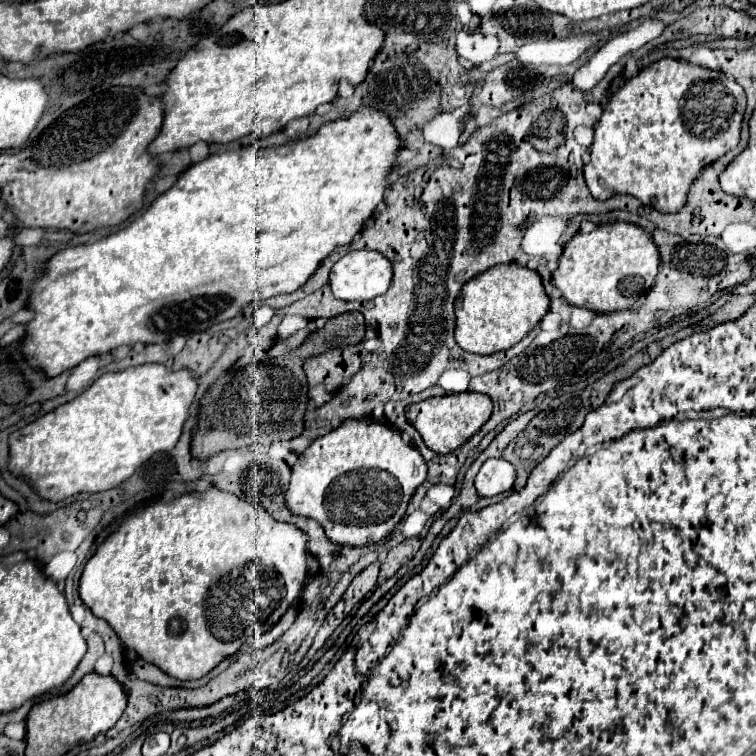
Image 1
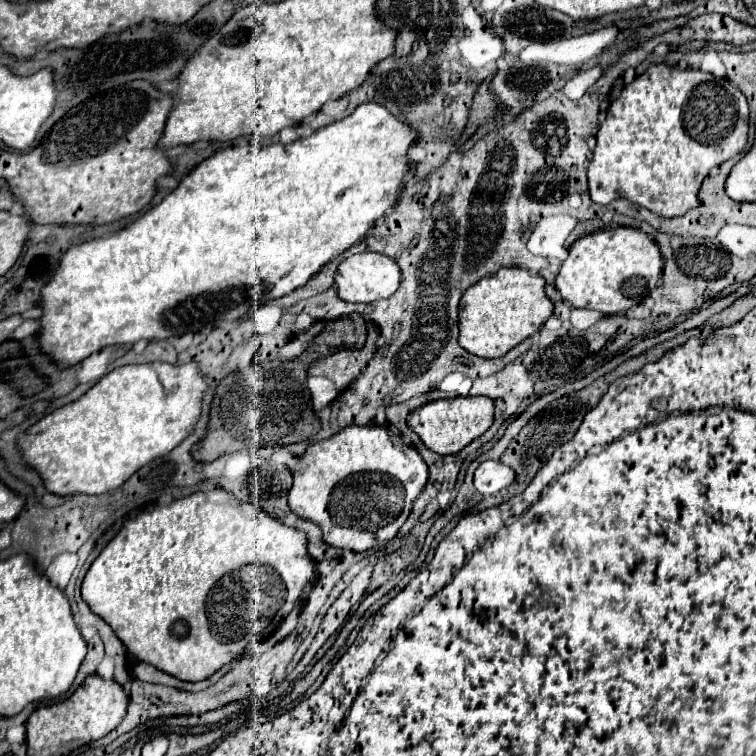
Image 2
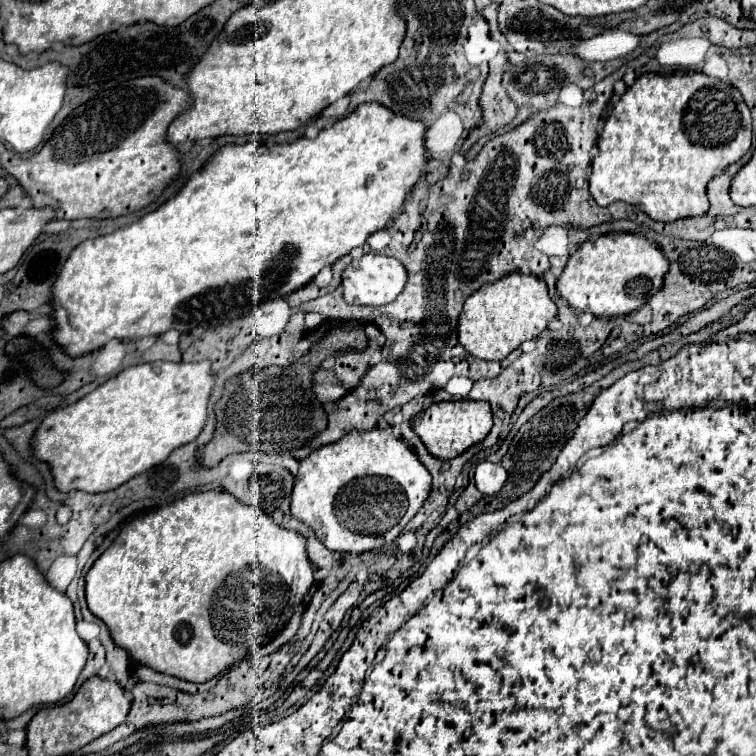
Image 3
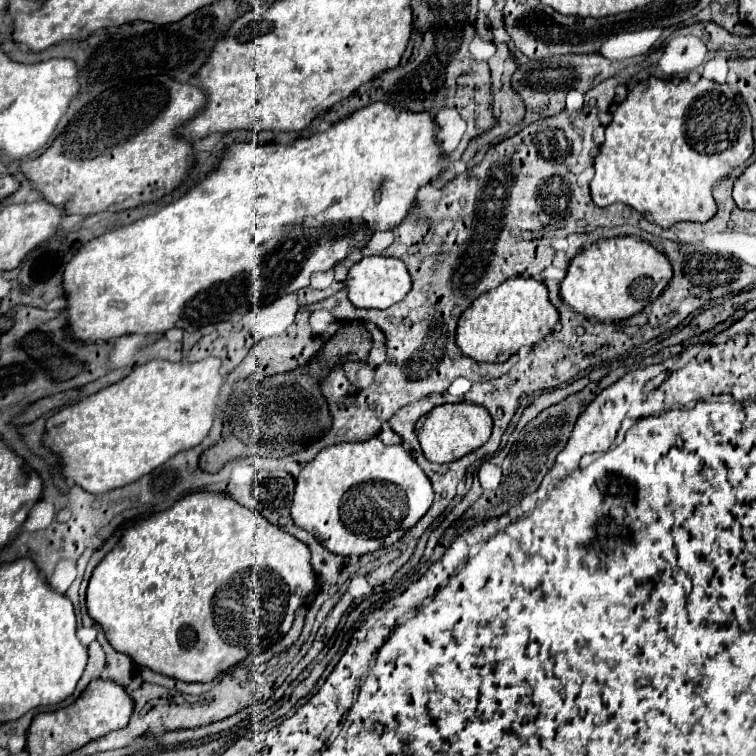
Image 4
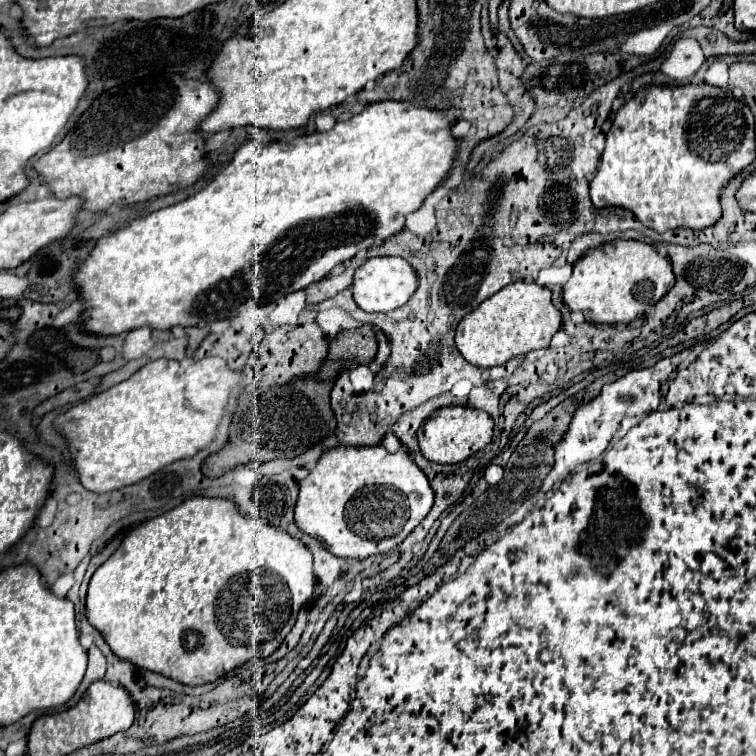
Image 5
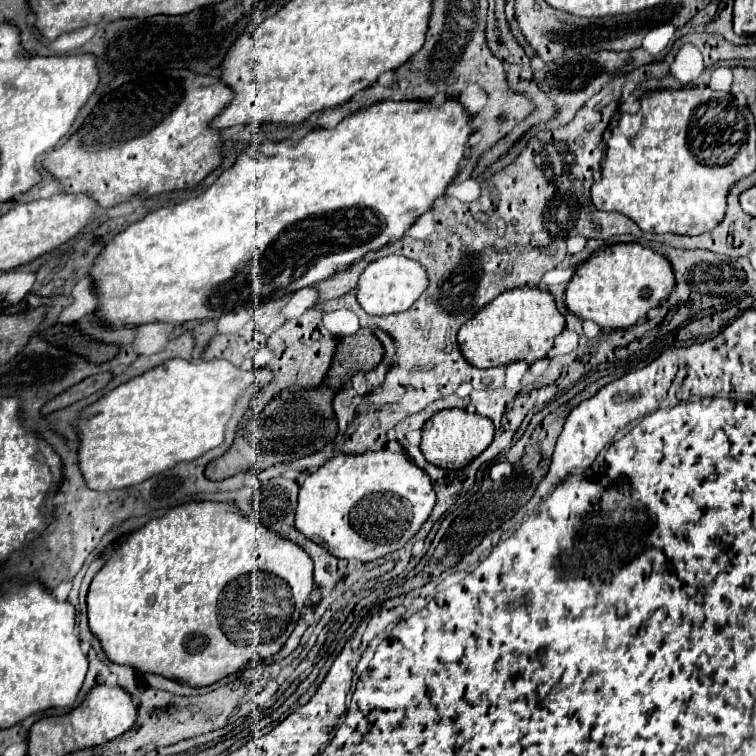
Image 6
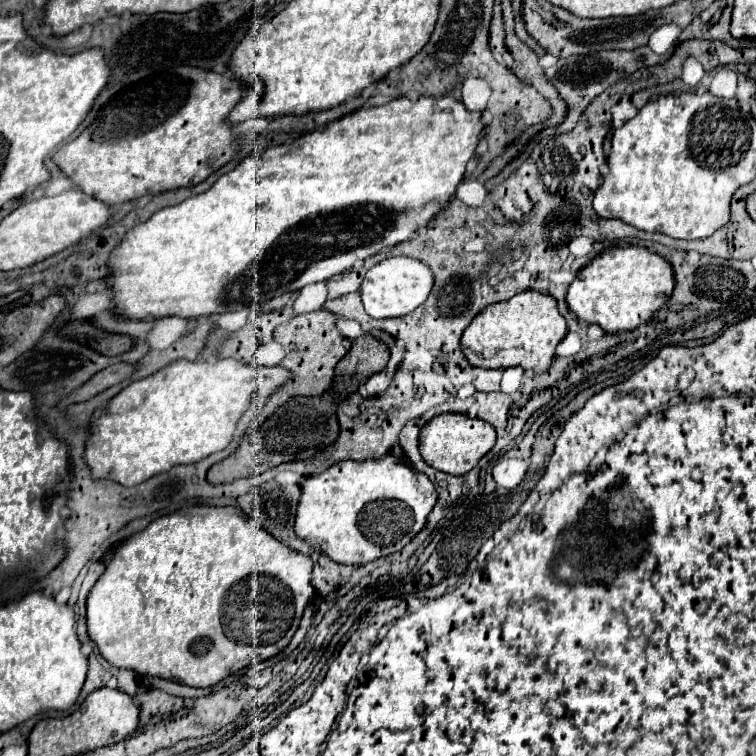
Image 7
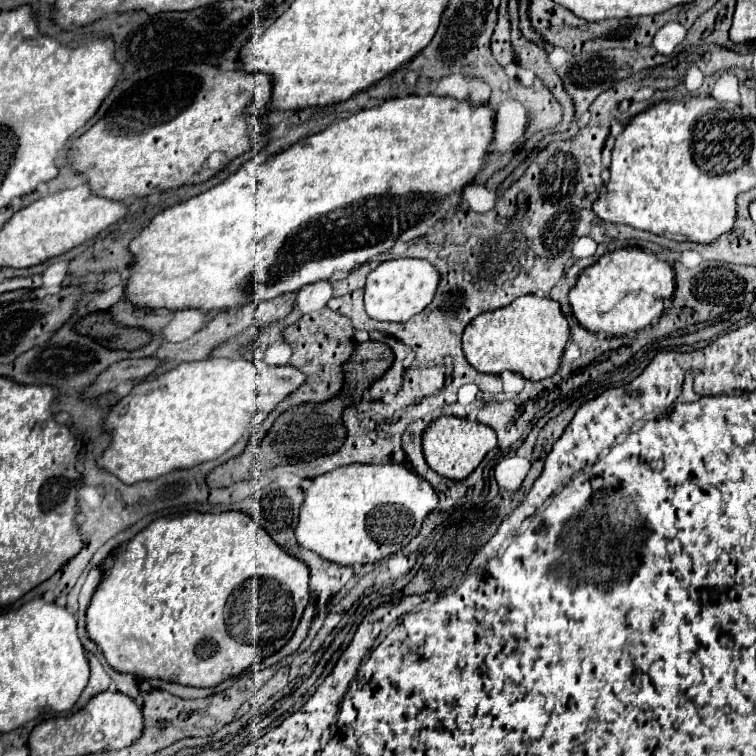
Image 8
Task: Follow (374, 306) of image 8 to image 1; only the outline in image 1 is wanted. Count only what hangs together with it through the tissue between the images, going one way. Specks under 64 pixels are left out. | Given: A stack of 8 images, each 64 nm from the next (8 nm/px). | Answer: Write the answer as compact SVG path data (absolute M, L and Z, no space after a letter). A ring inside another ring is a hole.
M352 250L332 264L328 278L336 298L372 300L388 290L392 264L376 250Z

